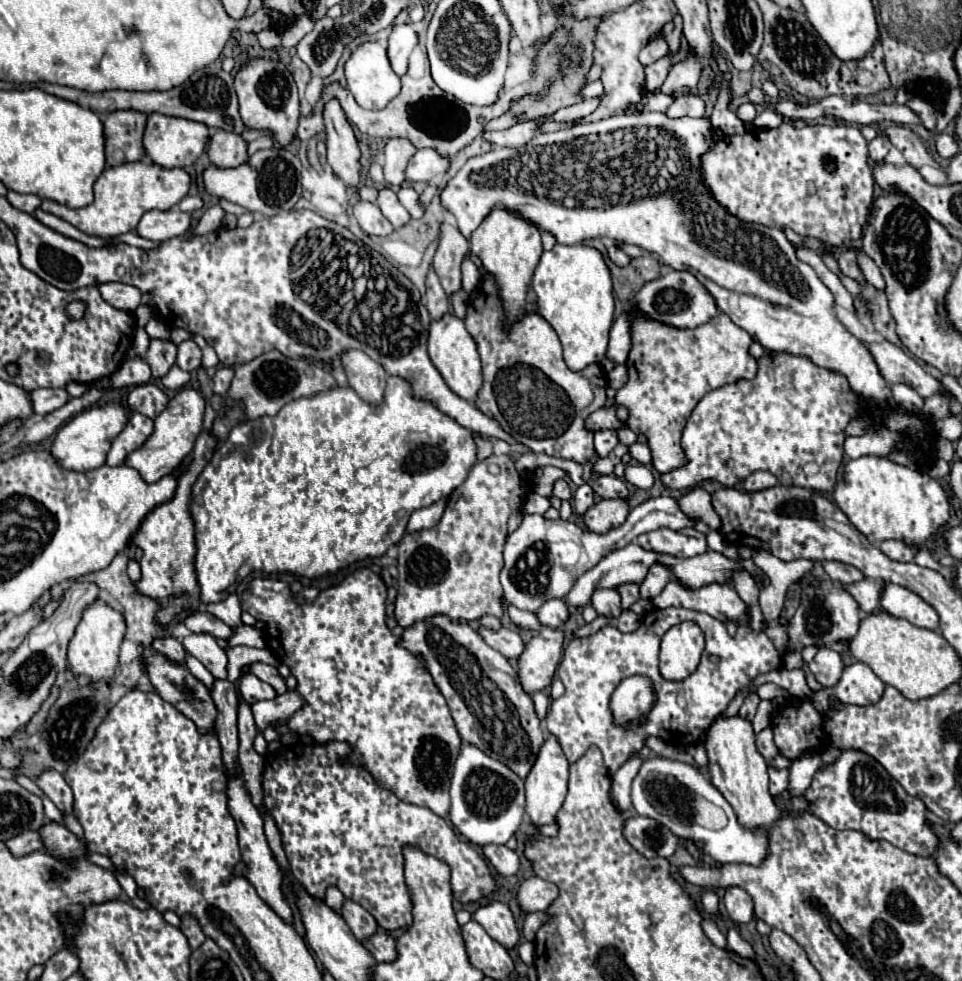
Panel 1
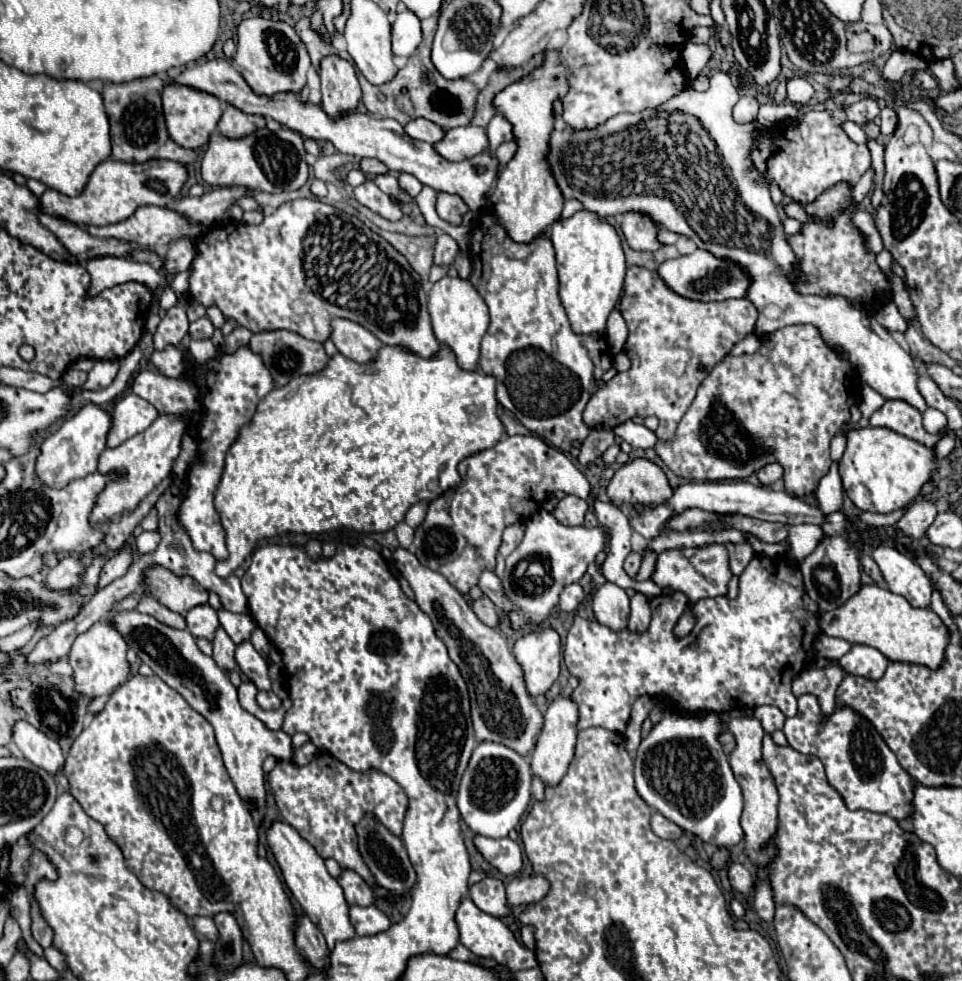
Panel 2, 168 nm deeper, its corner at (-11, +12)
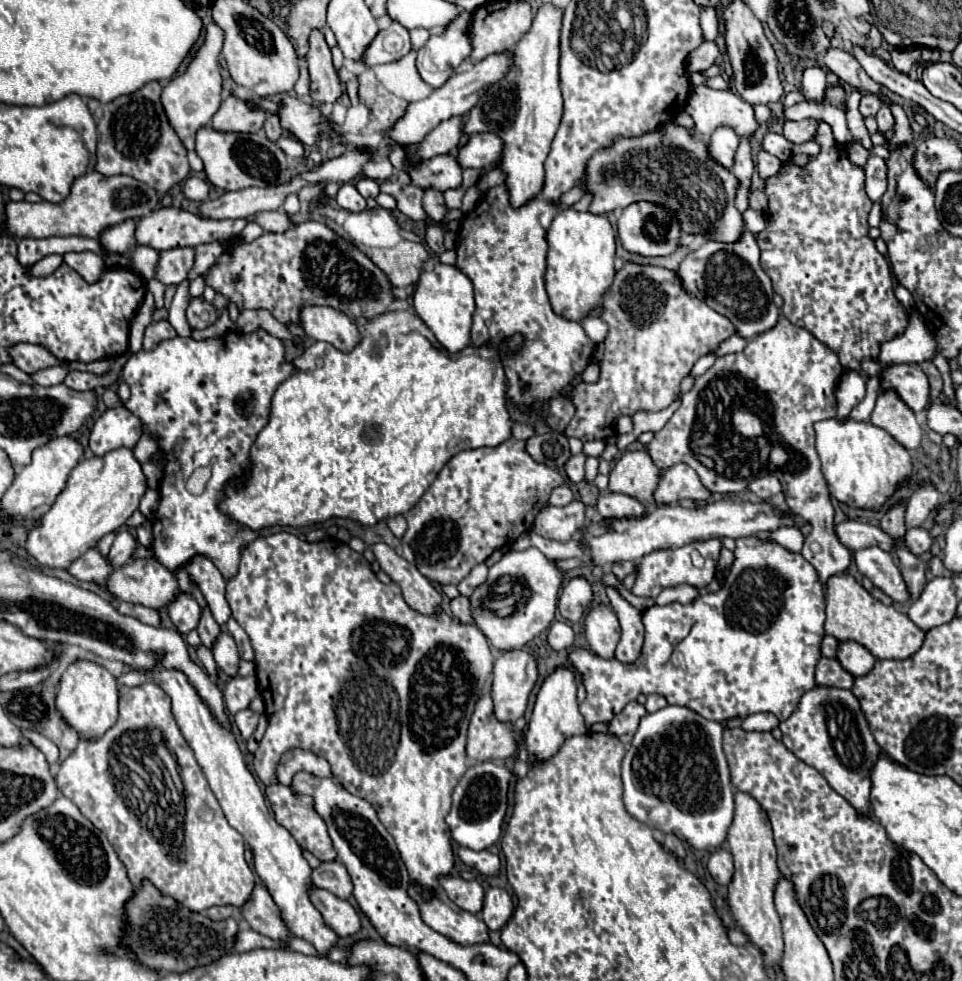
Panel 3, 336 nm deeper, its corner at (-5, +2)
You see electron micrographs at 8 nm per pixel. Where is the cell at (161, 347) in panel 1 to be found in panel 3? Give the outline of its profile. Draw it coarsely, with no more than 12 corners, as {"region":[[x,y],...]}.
{"region":[[167,320],[149,324],[143,350],[155,348],[163,340],[175,338],[177,332]]}

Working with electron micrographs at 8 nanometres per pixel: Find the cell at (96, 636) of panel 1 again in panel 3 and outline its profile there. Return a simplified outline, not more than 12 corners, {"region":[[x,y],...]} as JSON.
{"region":[[95,660],[61,676],[57,710],[81,738],[117,720],[117,678]]}

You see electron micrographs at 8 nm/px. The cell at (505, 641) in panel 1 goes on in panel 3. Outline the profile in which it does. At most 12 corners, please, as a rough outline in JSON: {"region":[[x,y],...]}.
{"region":[[467,596],[451,600],[451,612],[459,622],[475,624]]}

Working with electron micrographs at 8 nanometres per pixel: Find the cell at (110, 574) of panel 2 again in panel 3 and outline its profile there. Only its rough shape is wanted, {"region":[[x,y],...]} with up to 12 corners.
{"region":[[127,530],[119,532],[107,560],[125,566],[137,542]]}

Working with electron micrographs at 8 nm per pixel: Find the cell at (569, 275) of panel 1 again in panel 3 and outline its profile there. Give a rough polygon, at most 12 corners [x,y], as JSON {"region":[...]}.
{"region":[[561,208],[547,232],[555,314],[581,322],[615,280],[607,216]]}

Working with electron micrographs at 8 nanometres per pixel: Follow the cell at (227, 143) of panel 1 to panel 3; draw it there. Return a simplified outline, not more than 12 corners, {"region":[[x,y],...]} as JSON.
{"region":[[229,96],[213,116],[217,132],[259,132],[265,110]]}

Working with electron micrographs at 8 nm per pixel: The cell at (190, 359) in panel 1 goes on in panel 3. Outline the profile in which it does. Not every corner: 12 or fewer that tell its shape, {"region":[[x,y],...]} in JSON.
{"region":[[203,298],[189,302],[187,322],[193,330],[215,324],[217,312]]}

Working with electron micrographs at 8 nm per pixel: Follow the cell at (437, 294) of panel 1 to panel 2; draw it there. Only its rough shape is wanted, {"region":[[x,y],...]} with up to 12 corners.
{"region":[[441,234],[435,246],[435,264],[451,264],[457,242]]}

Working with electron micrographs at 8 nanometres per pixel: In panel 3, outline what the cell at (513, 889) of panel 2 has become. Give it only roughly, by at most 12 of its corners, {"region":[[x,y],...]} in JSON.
{"region":[[503,888],[485,892],[481,912],[489,930],[501,930],[513,914]]}

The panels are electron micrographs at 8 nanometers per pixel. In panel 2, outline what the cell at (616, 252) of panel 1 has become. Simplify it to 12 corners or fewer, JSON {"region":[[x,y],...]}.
{"region":[[627,212],[623,236],[633,250],[657,250],[661,226],[651,216]]}

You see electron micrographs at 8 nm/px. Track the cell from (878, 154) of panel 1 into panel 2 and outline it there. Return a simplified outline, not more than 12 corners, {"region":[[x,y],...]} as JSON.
{"region":[[885,106],[881,116],[881,134],[891,136],[897,128],[895,110]]}

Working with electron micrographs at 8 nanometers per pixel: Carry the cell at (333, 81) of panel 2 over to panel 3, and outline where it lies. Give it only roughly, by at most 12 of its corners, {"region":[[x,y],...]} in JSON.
{"region":[[311,32],[311,98],[335,104],[345,84],[321,32]]}

